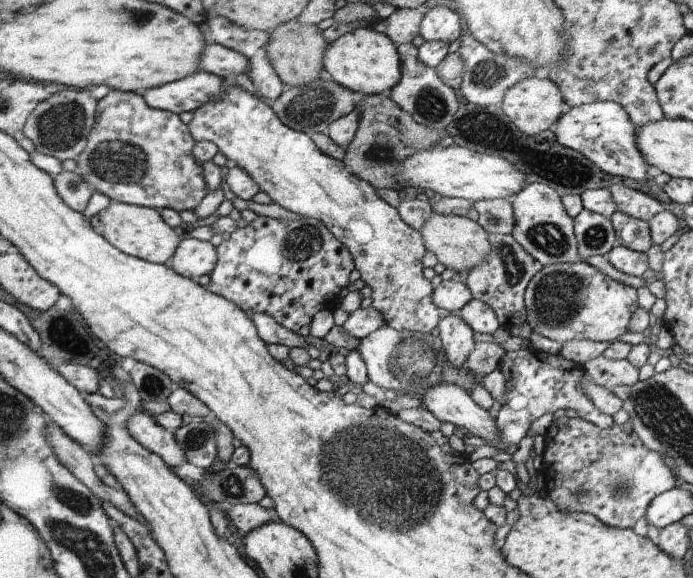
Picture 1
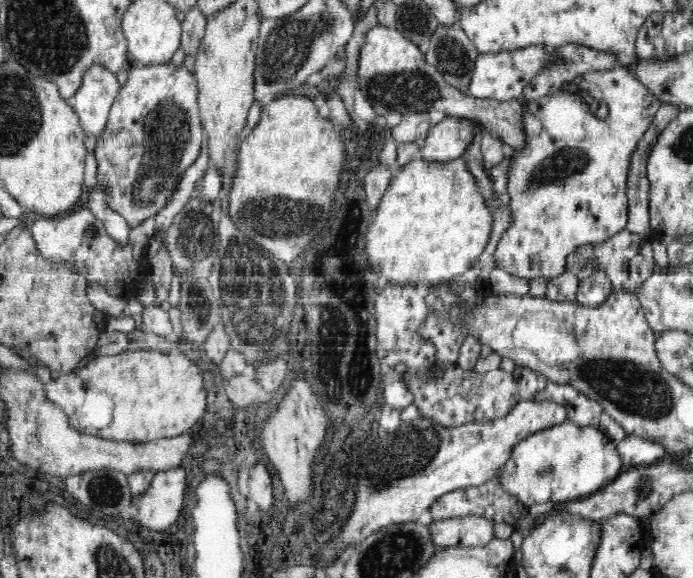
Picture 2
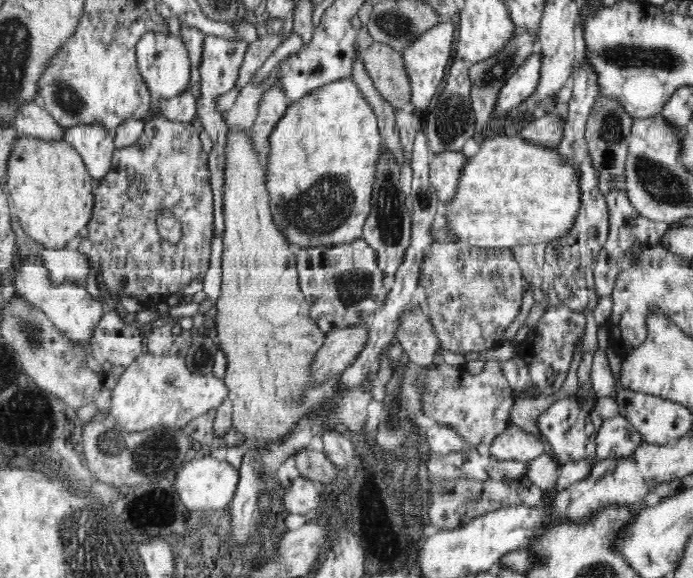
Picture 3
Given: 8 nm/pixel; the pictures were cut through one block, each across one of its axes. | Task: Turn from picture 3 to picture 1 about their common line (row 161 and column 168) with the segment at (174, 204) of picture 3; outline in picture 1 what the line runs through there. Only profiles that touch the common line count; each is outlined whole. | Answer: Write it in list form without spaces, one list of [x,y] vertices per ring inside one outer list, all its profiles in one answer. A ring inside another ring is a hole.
[[[112,89],[97,102],[94,127],[86,147],[75,159],[77,172],[85,184],[93,191],[104,194],[110,201],[156,210],[173,209],[178,213],[193,211],[208,195],[208,190],[203,178],[203,166],[192,157],[195,142],[188,130],[188,125],[180,122],[178,114],[151,108],[144,96],[137,93]]]

